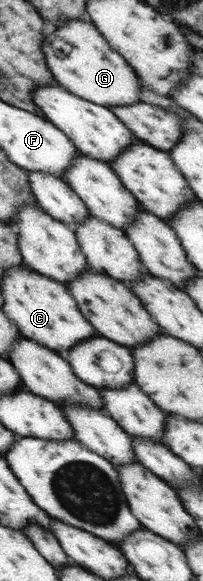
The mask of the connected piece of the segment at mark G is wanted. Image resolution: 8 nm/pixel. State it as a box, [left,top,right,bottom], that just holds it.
[41,19,140,107]

